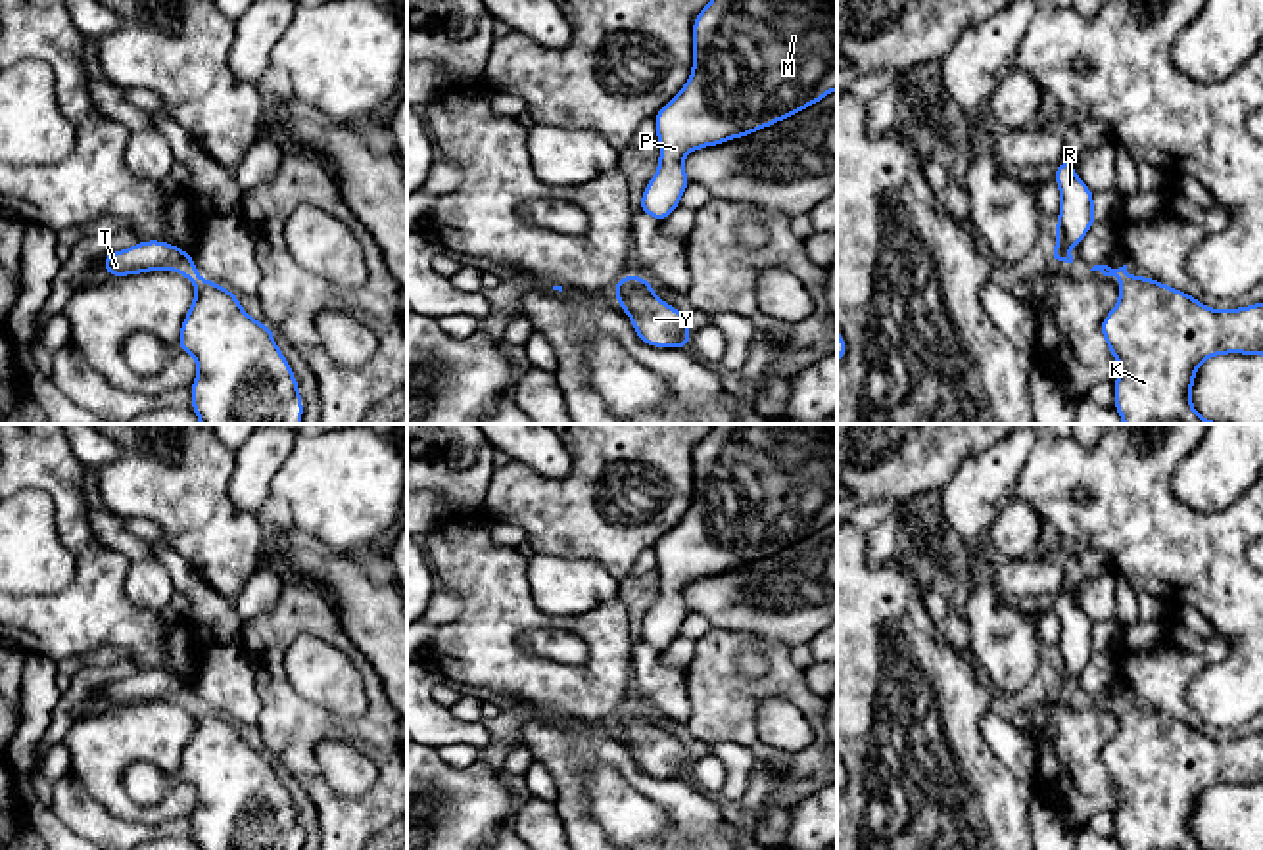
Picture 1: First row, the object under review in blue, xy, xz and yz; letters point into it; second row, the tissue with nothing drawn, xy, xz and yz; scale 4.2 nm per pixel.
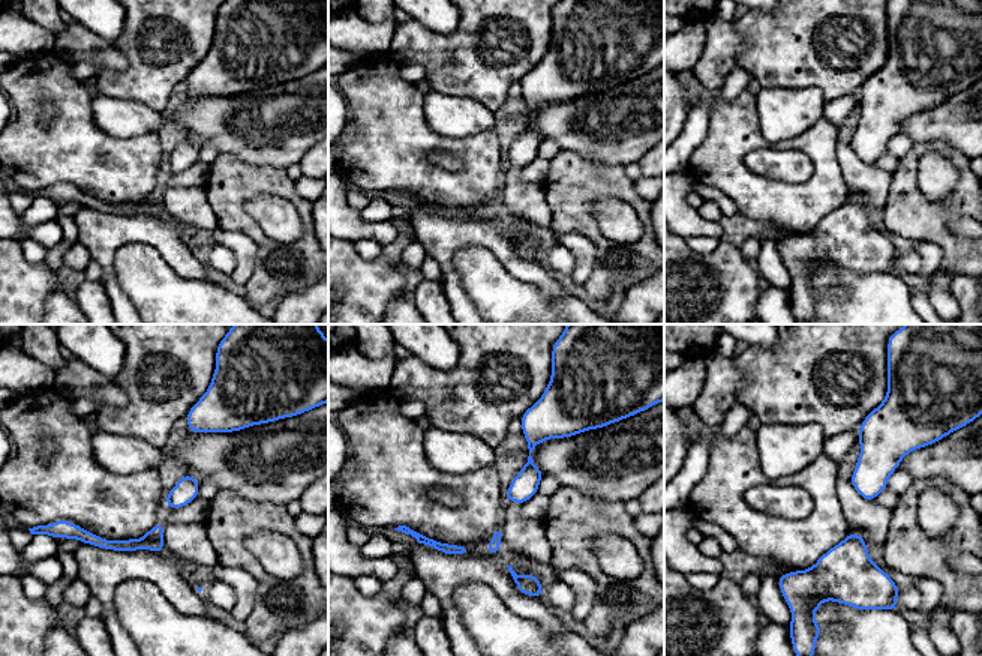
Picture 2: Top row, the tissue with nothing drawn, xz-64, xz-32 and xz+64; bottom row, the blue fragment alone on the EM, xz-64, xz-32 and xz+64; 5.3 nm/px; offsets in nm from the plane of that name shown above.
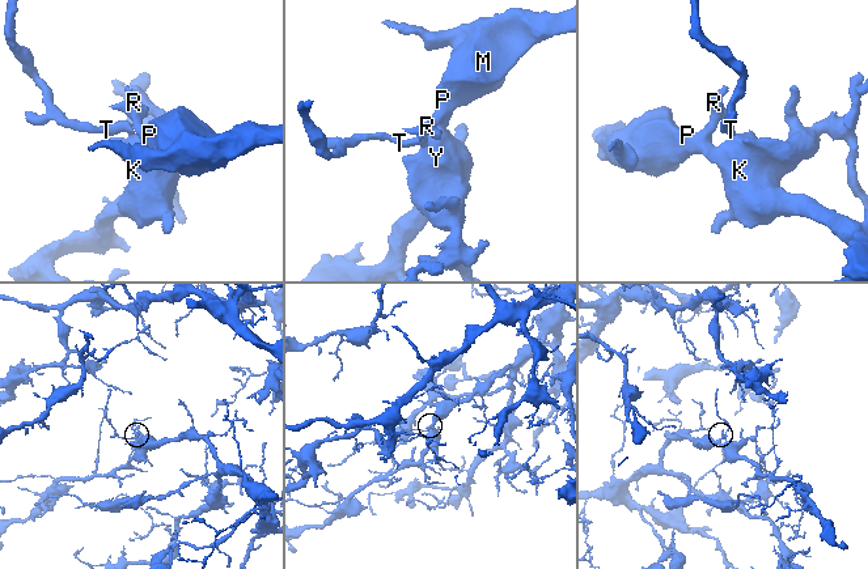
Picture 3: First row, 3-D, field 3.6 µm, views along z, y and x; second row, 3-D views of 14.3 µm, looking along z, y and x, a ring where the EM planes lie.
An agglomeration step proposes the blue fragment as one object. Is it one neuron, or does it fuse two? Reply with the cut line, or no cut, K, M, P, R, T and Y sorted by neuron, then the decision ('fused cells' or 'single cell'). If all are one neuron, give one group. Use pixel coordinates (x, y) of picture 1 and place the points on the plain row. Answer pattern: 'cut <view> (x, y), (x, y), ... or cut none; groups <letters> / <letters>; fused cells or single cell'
cut yz (1125, 705), (1120, 708); groups K M P R Y / T; fused cells

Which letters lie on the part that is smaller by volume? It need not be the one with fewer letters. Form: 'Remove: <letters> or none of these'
Remove: T

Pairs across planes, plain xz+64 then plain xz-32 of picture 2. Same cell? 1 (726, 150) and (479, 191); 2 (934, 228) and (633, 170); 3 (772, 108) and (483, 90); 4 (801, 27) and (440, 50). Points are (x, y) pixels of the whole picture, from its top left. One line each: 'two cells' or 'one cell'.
1: one cell
2: two cells
3: two cells
4: one cell

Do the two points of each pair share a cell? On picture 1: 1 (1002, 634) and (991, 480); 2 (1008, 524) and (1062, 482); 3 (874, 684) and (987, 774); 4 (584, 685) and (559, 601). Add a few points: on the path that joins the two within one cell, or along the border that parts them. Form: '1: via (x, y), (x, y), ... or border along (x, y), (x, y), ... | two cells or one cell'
1: via (981, 595), (977, 519) | one cell
2: border along (1014, 495), (1045, 520) | two cells
3: via (903, 712), (958, 768) | one cell
4: border along (528, 586), (551, 614), (607, 603) | two cells

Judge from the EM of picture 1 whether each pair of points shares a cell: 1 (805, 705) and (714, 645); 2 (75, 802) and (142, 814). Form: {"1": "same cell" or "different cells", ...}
{"1": "same cell", "2": "different cells"}

